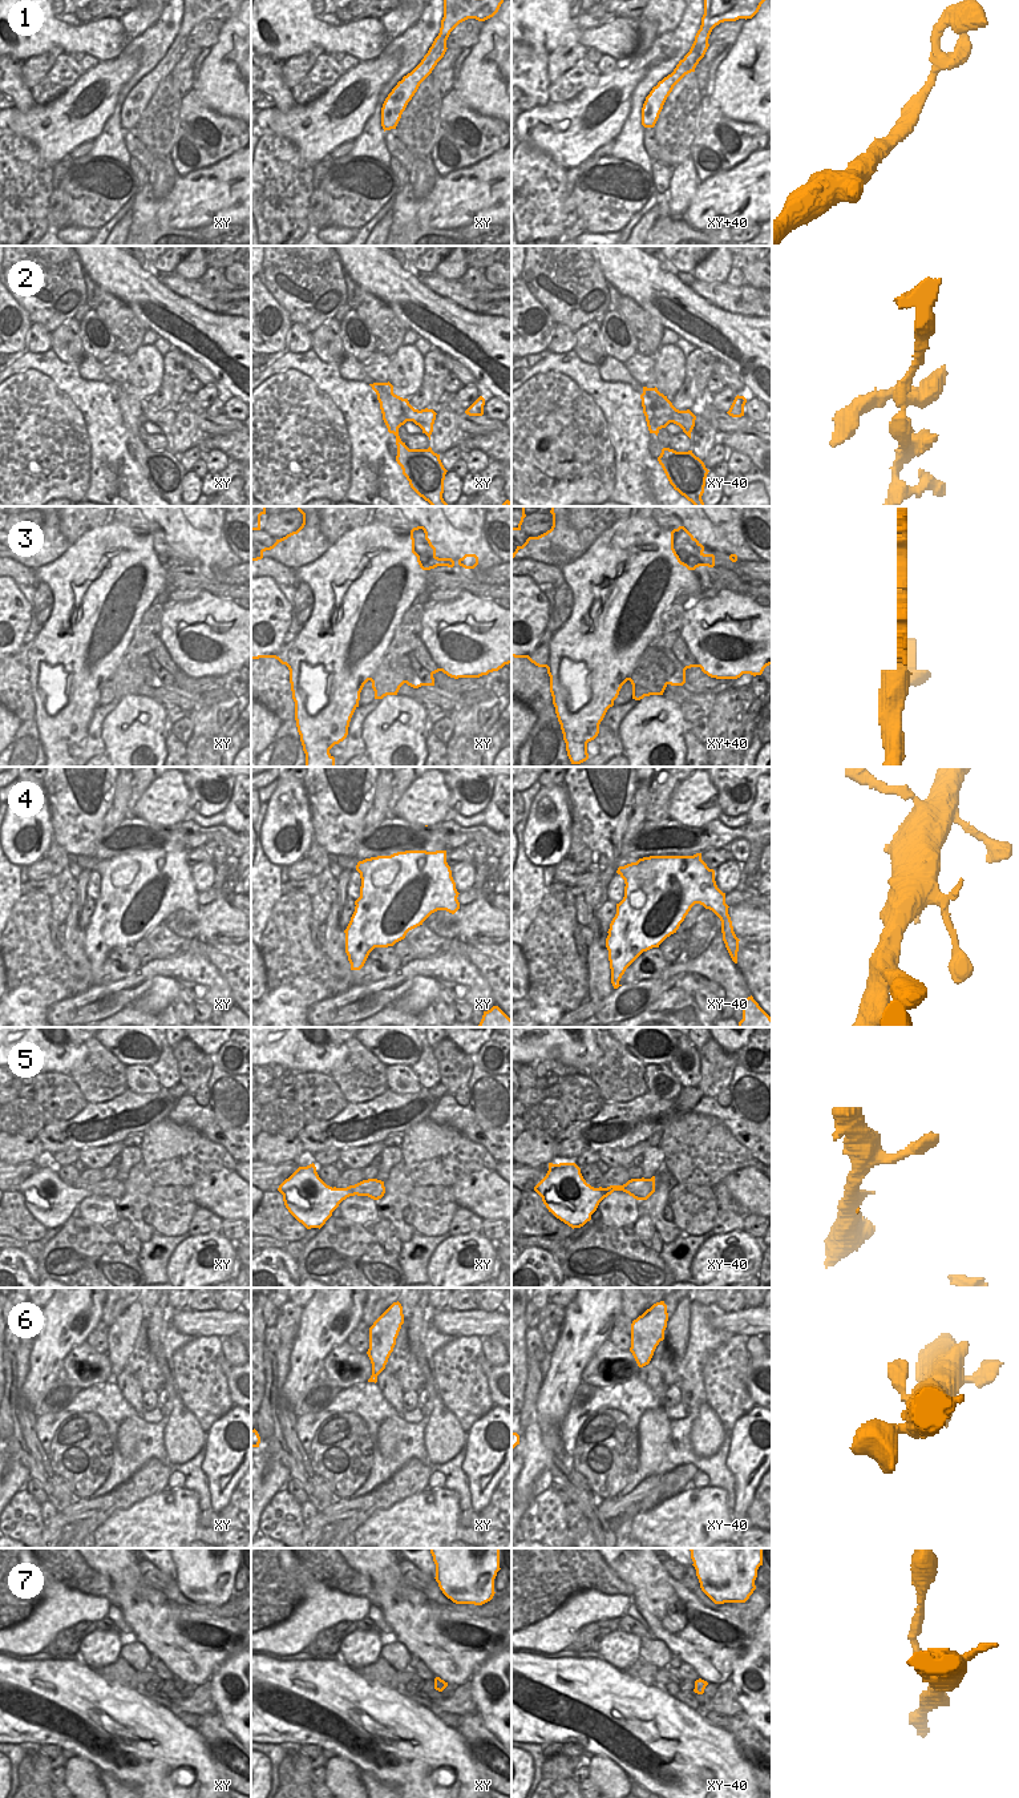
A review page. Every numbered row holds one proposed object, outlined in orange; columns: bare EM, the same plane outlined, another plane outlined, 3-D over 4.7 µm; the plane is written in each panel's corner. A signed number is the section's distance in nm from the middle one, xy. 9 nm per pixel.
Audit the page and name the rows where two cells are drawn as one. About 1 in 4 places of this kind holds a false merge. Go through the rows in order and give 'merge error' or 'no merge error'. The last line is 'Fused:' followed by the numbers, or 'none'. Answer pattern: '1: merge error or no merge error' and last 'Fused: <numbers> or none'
1: no merge error
2: no merge error
3: merge error
4: no merge error
5: no merge error
6: no merge error
7: no merge error
Fused: 3

